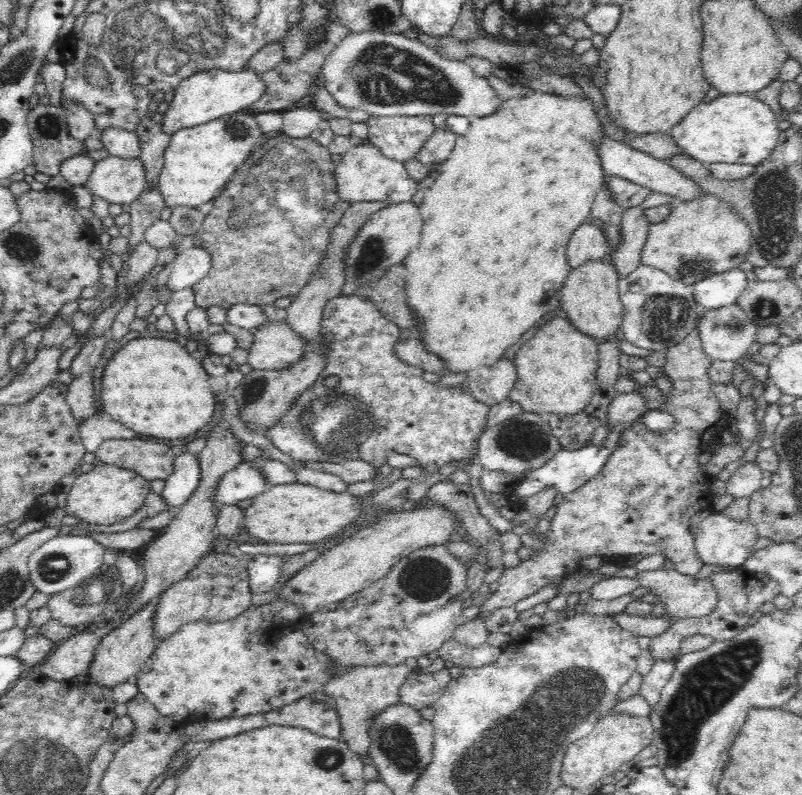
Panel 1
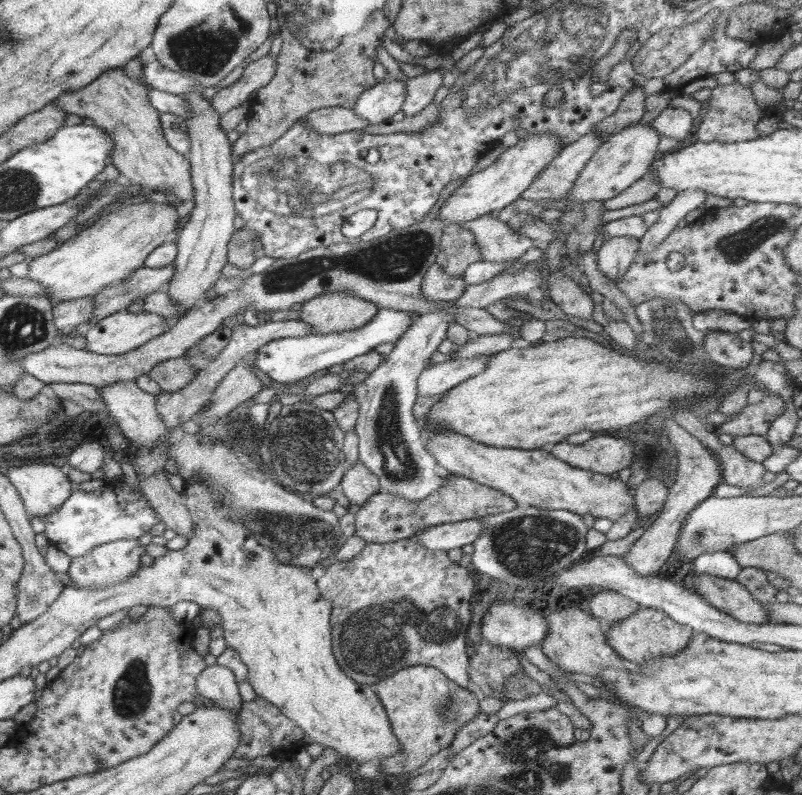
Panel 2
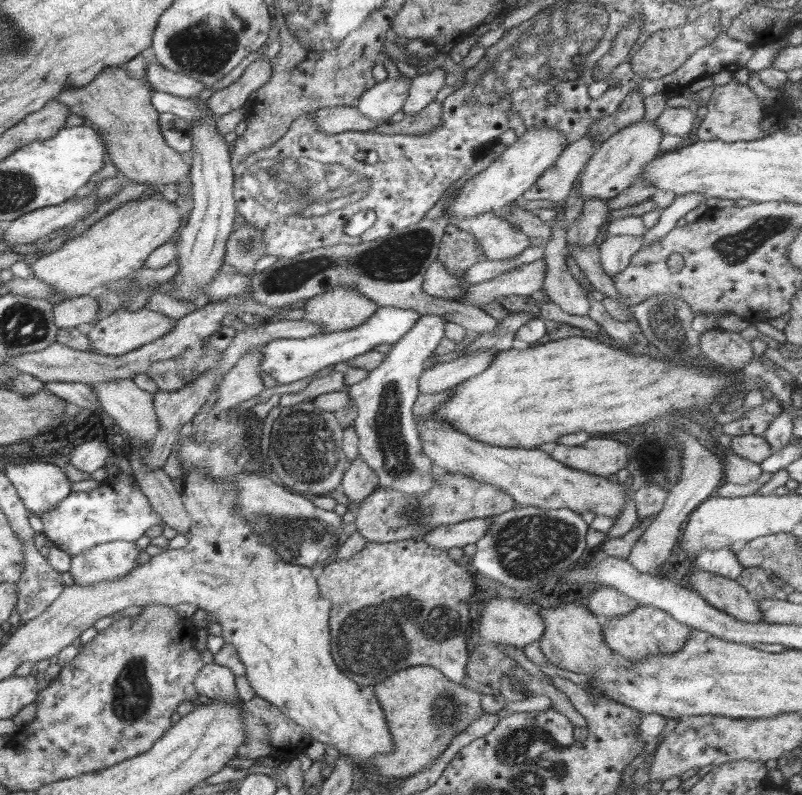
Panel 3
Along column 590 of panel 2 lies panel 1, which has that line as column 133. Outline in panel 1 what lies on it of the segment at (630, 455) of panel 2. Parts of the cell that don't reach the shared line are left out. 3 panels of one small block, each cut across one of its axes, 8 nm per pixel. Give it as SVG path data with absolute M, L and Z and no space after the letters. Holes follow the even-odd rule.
M108 438L100 444L96 456L104 464L133 470L146 481L166 481L173 473L174 448L144 438Z

